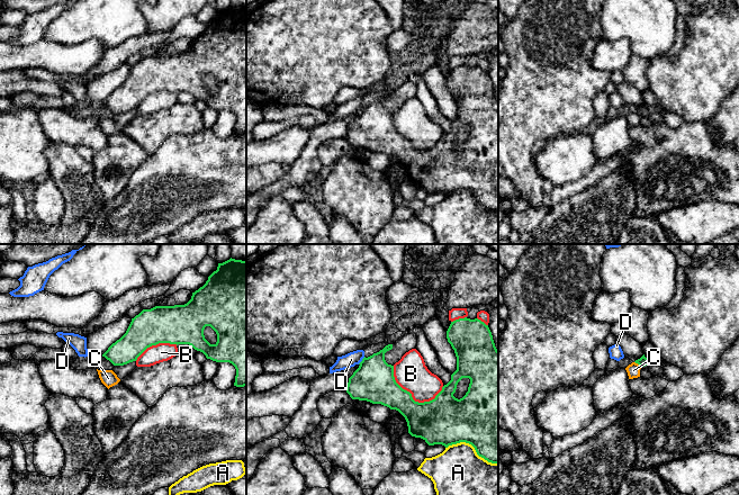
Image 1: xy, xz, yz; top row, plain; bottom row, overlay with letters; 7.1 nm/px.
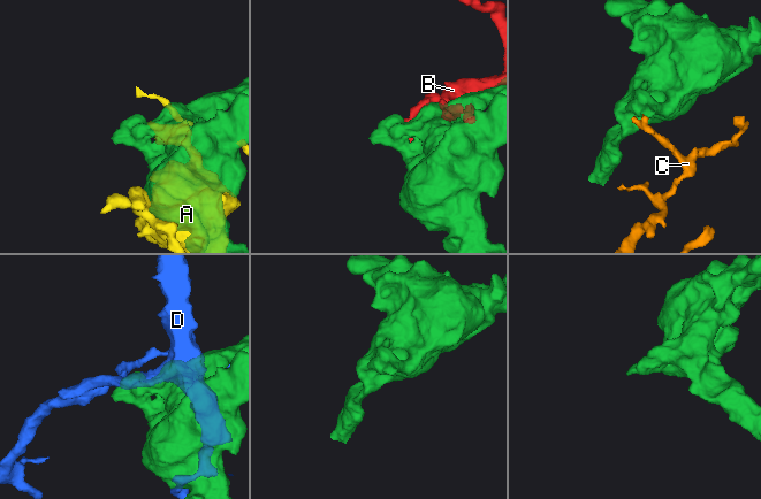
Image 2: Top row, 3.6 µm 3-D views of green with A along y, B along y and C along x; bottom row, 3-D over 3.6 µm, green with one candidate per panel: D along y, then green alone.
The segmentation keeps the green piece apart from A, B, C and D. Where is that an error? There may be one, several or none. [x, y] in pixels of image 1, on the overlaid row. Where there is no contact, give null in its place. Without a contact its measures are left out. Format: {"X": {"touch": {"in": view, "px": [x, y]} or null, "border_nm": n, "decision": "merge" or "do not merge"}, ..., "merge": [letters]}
{"A": {"touch": {"in": "xz", "px": [472, 446]}, "border_nm": 400, "decision": "do not merge"}, "B": {"touch": {"in": "xz", "px": [411, 396]}, "border_nm": 400, "decision": "do not merge"}, "C": {"touch": {"in": "yz", "px": [638, 363]}, "border_nm": 60, "decision": "do not merge"}, "D": {"touch": {"in": "xz", "px": [362, 360]}, "border_nm": 80, "decision": "do not merge"}, "merge": []}

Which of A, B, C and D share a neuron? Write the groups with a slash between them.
A / B / C / D

